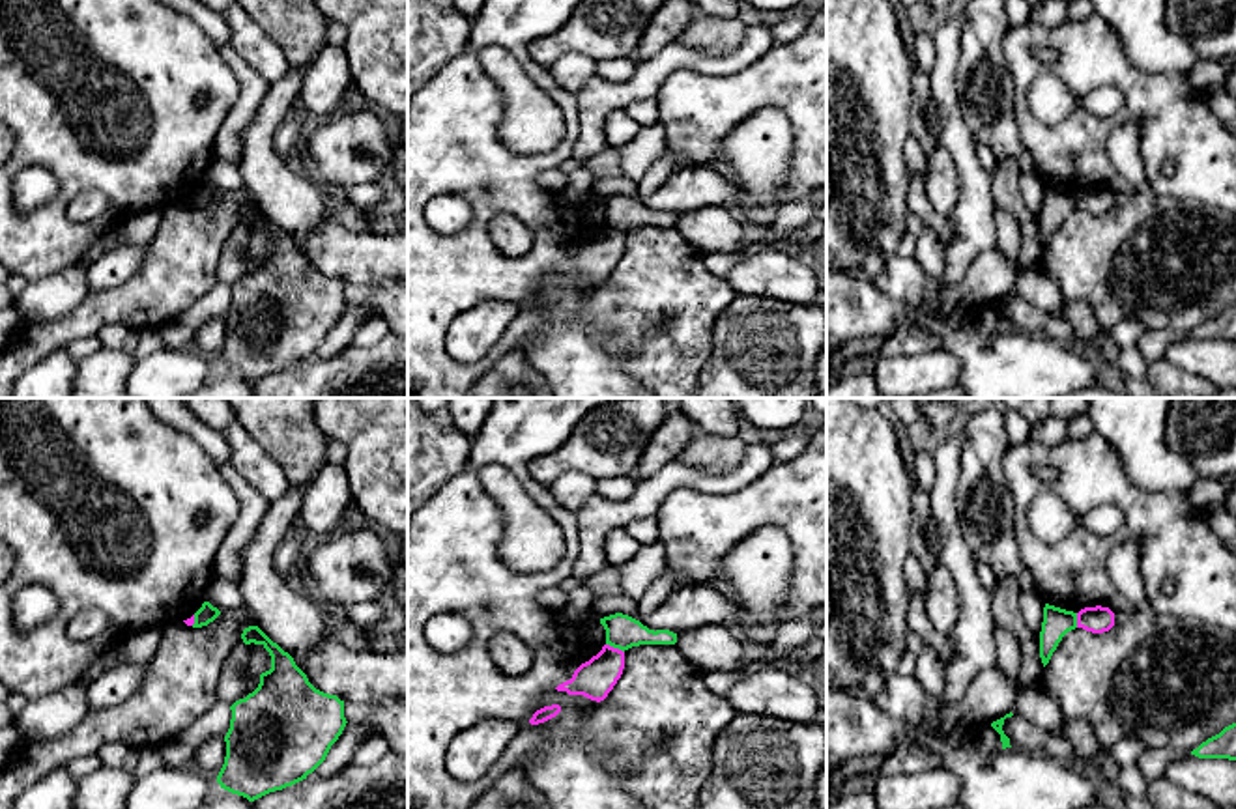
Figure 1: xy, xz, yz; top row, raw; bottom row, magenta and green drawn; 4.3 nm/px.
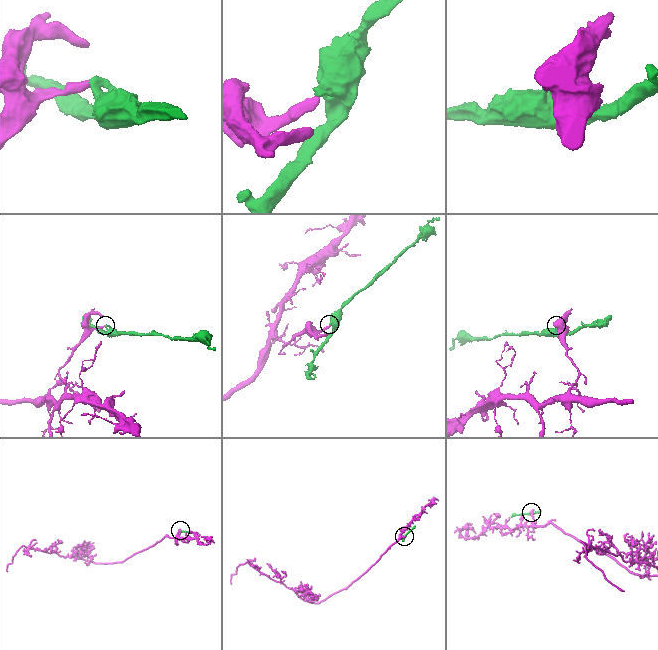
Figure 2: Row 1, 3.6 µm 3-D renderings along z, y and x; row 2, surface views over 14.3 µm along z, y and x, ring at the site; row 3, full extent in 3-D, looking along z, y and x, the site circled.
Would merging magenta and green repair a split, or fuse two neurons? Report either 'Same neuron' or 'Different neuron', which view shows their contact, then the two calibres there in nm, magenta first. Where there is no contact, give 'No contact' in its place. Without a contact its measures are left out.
Different neuron. Touches magenta in xz. Thickness 170 nm (magenta) against 150 nm

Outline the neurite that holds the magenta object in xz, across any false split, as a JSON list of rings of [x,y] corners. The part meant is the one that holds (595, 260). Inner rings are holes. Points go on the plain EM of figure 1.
[[[604,226],[589,243],[582,245],[570,262],[559,265],[557,273],[583,277],[591,282],[604,282],[621,260],[625,250],[625,234]]]

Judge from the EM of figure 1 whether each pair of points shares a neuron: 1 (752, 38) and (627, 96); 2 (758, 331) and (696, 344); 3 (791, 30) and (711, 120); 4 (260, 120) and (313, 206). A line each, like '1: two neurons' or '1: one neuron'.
1: one neuron
2: two neurons
3: two neurons
4: one neuron

